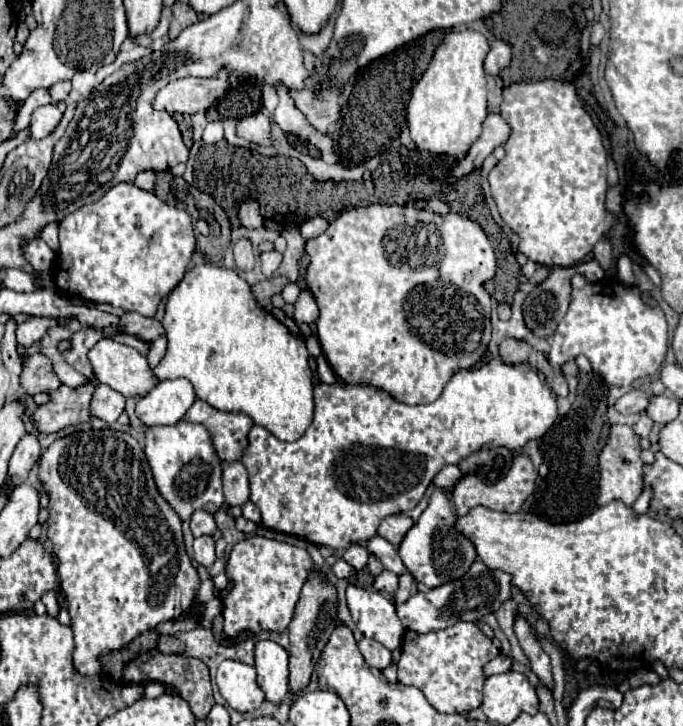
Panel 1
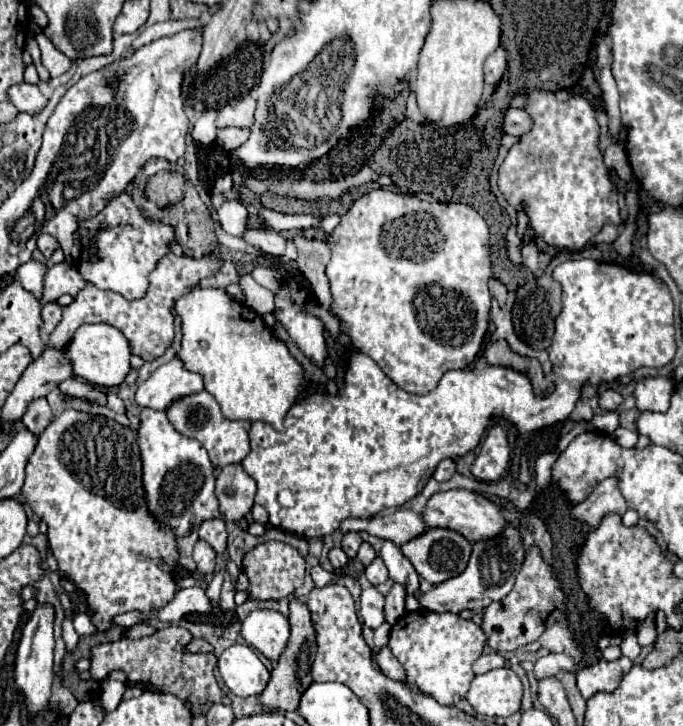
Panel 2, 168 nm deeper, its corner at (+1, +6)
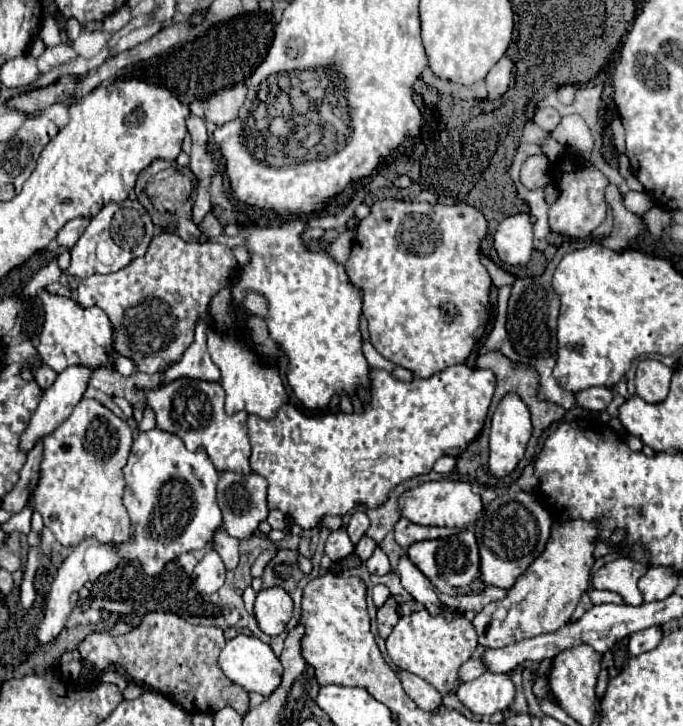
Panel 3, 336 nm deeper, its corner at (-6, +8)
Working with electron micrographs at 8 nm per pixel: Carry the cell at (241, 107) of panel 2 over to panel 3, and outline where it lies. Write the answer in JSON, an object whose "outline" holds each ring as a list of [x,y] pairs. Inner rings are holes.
{"outline":[[[239,82],[239,84],[233,84],[231,88],[225,88],[209,96],[205,106],[205,120],[217,126],[233,120],[245,102],[245,94],[247,94],[247,88],[245,84]]]}

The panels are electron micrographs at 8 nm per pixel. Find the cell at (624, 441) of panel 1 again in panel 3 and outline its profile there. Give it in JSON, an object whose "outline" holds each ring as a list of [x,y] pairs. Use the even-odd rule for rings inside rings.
{"outline":[[[583,520],[555,522],[551,528],[551,542],[547,550],[517,578],[515,586],[509,590],[507,598],[501,602],[487,604],[475,618],[473,626],[477,632],[477,642],[485,648],[503,648],[517,644],[525,638],[533,638],[547,632],[557,632],[571,620],[571,614],[589,586],[589,576],[593,568],[597,526]],[[495,608],[505,608],[505,620],[493,620]]]}

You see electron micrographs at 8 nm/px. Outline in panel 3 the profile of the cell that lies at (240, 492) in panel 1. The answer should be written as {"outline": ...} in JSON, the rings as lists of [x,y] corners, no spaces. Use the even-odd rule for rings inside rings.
{"outline":[[[223,472],[219,476],[219,484],[217,484],[217,504],[223,514],[223,524],[219,528],[237,540],[247,540],[257,532],[259,524],[263,520],[267,520],[267,514],[269,514],[267,480],[253,472],[247,476],[235,474],[235,472]]]}

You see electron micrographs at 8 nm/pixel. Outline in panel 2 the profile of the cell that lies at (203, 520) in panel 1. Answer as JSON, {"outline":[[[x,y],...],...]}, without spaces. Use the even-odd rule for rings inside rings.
{"outline":[[[212,518],[212,520],[204,520],[200,526],[198,526],[198,536],[202,540],[206,540],[216,552],[224,552],[226,550],[226,526],[224,526],[224,520],[218,520],[218,518]]]}

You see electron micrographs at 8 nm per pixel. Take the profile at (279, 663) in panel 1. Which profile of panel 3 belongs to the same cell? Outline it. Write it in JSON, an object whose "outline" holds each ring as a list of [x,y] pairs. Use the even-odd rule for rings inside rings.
{"outline":[[[281,586],[263,588],[261,592],[257,592],[255,616],[257,616],[259,628],[265,634],[277,636],[285,630],[287,622],[293,616],[293,600]]]}

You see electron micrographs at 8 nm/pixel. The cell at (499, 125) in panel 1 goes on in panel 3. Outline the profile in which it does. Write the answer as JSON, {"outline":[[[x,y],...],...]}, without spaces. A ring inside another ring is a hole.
{"outline":[[[539,108],[533,116],[533,122],[537,126],[541,126],[543,130],[547,130],[547,132],[553,132],[555,126],[559,124],[559,120],[561,120],[561,116],[555,108]]]}

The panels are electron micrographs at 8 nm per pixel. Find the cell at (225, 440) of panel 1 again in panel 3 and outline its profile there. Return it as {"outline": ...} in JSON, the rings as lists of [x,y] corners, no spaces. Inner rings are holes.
{"outline":[[[177,378],[173,382],[167,384],[159,384],[155,390],[149,388],[145,390],[145,398],[147,398],[147,406],[155,412],[155,420],[157,420],[157,428],[165,430],[169,434],[179,436],[187,450],[199,450],[203,448],[207,452],[207,456],[211,458],[211,462],[215,464],[217,472],[237,472],[237,474],[249,474],[249,436],[247,436],[247,412],[235,412],[233,416],[227,416],[223,410],[223,402],[225,402],[225,390],[221,386],[221,382],[205,382],[205,380],[197,380],[197,378]]]}

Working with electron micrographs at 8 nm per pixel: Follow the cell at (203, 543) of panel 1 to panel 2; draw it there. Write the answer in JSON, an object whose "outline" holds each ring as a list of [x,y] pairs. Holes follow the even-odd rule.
{"outline":[[[198,540],[196,546],[194,546],[194,562],[196,562],[196,566],[202,574],[212,574],[214,572],[214,568],[216,568],[214,558],[216,558],[216,552],[212,550],[212,546],[204,540]]]}

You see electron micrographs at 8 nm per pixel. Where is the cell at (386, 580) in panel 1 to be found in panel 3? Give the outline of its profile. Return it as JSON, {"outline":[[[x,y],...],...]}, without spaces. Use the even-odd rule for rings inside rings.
{"outline":[[[377,548],[377,550],[373,552],[373,556],[371,556],[365,564],[367,564],[367,570],[369,570],[371,574],[379,574],[379,576],[383,576],[383,574],[391,572],[389,558],[387,558],[387,554],[385,554],[381,548]]]}

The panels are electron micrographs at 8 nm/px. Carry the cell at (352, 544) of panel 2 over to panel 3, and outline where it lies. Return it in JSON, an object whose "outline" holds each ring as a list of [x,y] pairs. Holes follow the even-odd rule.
{"outline":[[[353,512],[353,516],[351,516],[351,520],[349,520],[349,524],[347,524],[347,532],[349,532],[349,538],[351,538],[351,542],[355,544],[355,542],[359,542],[359,538],[367,532],[367,528],[369,528],[369,518],[367,518],[367,514],[365,512]]]}

